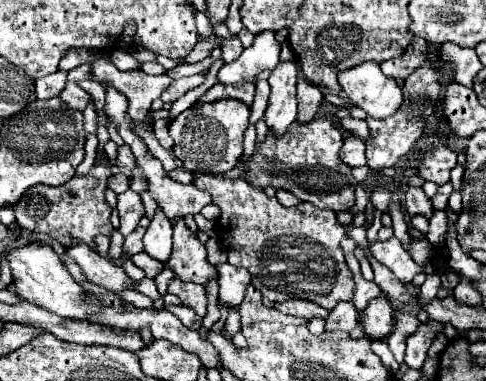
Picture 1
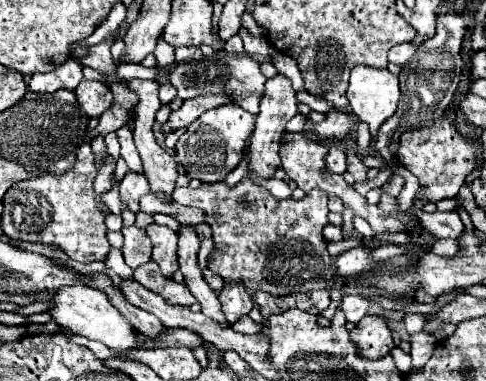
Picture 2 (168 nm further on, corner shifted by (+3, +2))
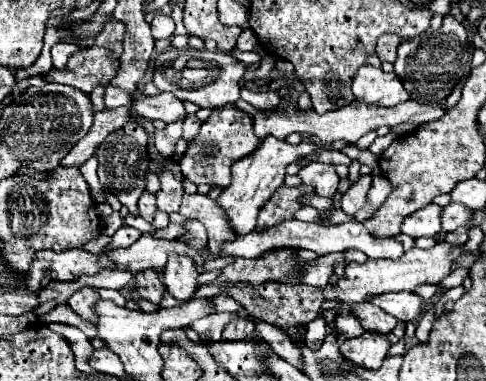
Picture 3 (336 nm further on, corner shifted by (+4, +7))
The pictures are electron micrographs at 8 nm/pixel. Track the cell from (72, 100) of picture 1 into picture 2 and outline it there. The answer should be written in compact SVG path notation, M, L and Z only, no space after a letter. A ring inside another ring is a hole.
M81 80L73 92L77 96L79 106L85 110L89 118L99 118L111 106L113 100L109 88L103 86L103 82L95 80Z

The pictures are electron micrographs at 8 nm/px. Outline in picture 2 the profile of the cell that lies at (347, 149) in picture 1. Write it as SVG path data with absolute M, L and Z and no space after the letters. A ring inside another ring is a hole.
M331 148L325 162L327 162L327 170L333 174L343 174L347 170L347 154L341 148Z

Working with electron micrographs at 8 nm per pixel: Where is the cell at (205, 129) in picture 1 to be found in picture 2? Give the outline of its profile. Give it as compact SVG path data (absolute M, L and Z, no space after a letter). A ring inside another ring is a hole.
M223 104L219 108L207 110L201 114L199 120L195 120L187 130L181 134L175 156L179 164L185 168L187 176L197 178L201 182L219 182L225 180L225 176L239 164L245 142L249 140L251 132L255 128L255 116L245 112L239 104Z

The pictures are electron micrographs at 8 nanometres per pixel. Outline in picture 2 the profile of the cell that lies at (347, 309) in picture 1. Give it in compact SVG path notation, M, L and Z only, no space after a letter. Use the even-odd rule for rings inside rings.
M343 296L343 304L341 304L341 310L347 318L347 322L351 324L357 324L363 316L367 314L377 314L377 316L383 316L383 318L395 318L395 320L401 320L403 314L401 312L393 312L393 310L383 310L377 302L371 302L371 300L365 300L361 296Z

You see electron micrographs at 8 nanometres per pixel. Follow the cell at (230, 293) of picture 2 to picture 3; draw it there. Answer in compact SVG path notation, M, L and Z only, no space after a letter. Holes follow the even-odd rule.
M240 309L238 315L240 315L240 317L224 329L224 333L222 333L222 341L246 341L248 335L256 329L256 327L252 325L252 321L246 319L246 315L248 315L246 309Z

